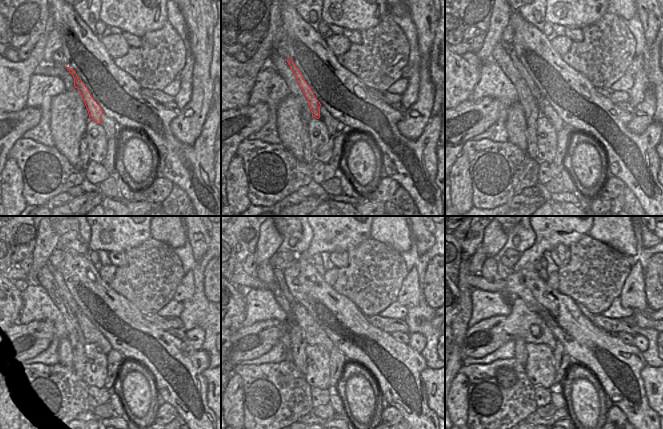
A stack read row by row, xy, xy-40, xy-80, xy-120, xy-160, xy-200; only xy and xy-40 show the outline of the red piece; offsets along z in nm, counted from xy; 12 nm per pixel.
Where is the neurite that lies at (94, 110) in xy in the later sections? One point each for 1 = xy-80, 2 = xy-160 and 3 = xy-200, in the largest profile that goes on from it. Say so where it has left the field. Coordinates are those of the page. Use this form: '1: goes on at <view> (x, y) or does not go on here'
1: goes on at xy-80 (532, 89)
2: goes on at xy-160 (279, 274)
3: goes on at xy-200 (503, 272)

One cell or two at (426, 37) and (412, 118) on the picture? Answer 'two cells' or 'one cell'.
one cell

